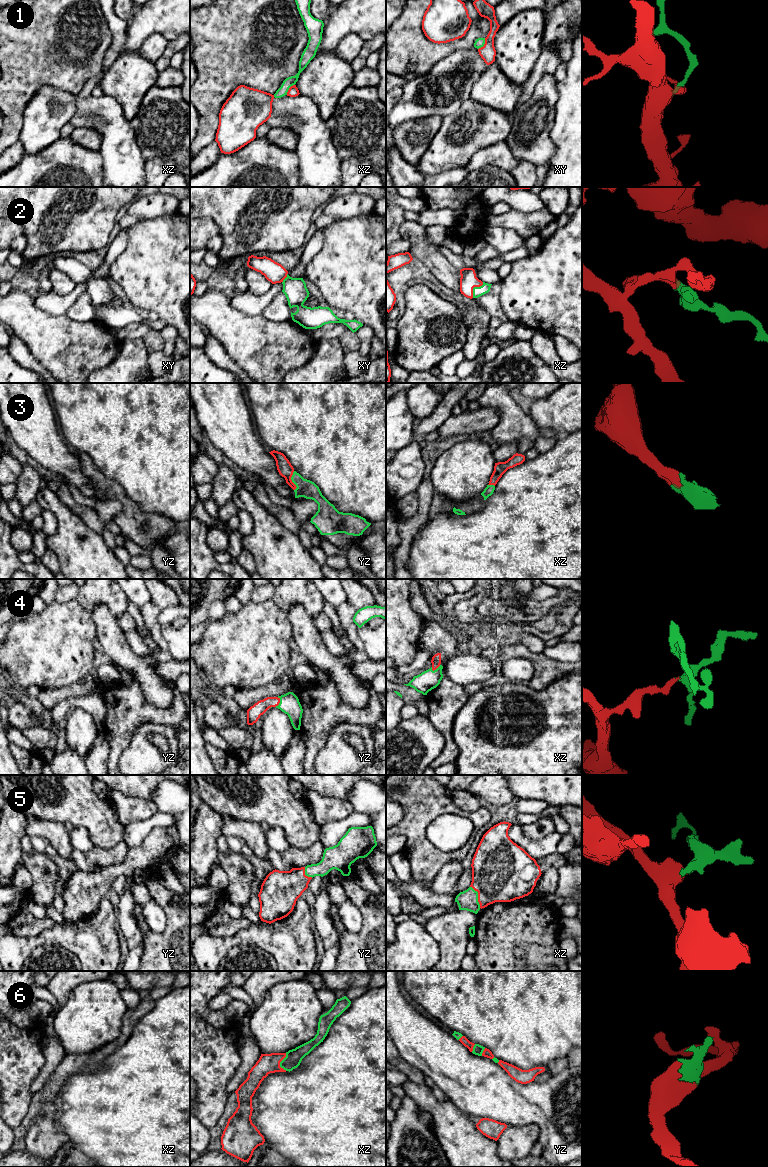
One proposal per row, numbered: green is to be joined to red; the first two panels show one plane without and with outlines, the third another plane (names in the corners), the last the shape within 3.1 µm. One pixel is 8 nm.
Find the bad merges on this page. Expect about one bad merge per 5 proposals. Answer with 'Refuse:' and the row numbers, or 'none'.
Refuse: none

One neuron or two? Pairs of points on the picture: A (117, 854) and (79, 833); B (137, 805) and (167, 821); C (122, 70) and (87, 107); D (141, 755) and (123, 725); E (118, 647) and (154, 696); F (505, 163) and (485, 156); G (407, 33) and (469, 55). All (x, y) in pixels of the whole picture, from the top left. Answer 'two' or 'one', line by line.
A: two
B: two
C: two
D: two
E: one
F: one
G: two

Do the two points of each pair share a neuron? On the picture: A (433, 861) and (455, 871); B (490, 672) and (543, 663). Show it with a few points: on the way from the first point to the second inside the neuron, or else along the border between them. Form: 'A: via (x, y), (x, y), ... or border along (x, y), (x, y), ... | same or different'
A: border along (462, 859), (453, 859), (446, 862), (430, 884) | different
B: border along (480, 655), (500, 662) | different

